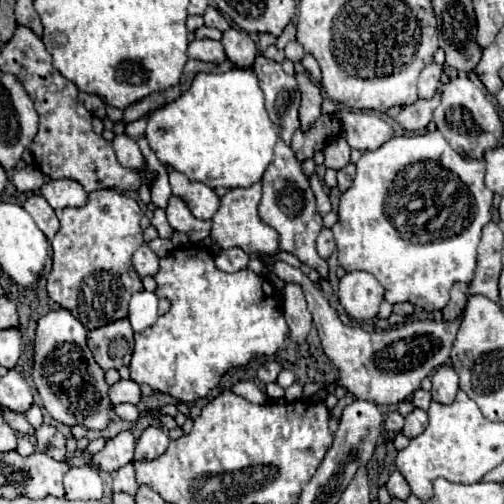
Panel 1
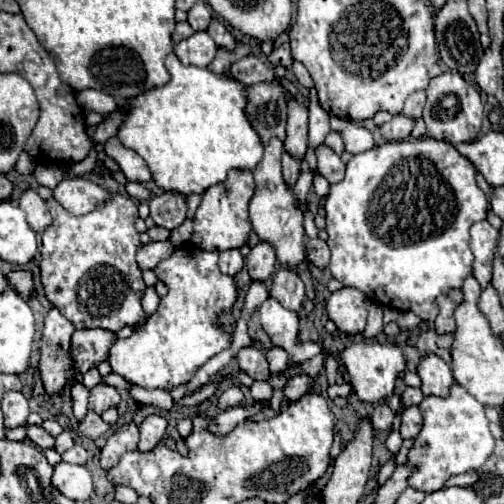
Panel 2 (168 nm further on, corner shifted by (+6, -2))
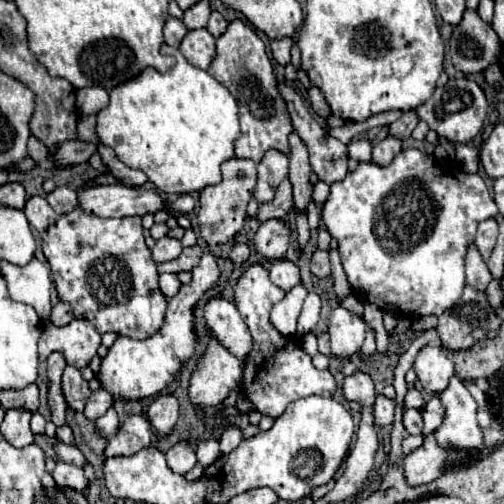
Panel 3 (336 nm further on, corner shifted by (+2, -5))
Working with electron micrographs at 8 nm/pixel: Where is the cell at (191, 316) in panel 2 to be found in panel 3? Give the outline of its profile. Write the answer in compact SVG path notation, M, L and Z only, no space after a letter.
M204 253L198 267L192 269L192 283L182 285L180 291L170 299L164 325L160 331L144 341L134 341L130 337L118 337L114 345L108 349L106 357L102 357L100 371L96 373L96 379L100 385L112 393L116 399L128 399L138 401L144 397L158 395L168 383L172 383L174 375L182 369L182 365L194 355L196 335L192 325L192 309L198 303L198 299L216 285L218 281L218 259L212 253Z

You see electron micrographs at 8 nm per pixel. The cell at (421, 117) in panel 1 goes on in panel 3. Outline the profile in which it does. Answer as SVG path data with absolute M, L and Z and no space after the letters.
M386 137L382 139L374 149L372 149L372 163L386 167L392 163L392 159L400 153L402 149L402 141L394 139L394 137Z

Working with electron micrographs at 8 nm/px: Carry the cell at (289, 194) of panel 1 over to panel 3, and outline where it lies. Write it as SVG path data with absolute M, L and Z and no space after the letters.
M268 151L258 165L258 183L254 187L254 197L258 203L270 201L276 187L288 175L288 157L280 151Z

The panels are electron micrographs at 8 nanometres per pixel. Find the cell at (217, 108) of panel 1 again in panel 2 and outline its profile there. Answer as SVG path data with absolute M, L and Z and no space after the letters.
M176 54L168 56L166 68L172 76L168 84L122 102L124 106L132 106L132 114L128 114L124 128L120 126L118 130L118 138L124 142L124 146L132 148L146 160L154 182L164 190L190 196L194 192L202 194L210 186L224 182L230 170L254 170L262 162L264 144L246 118L244 108L248 104L248 94L244 84L228 76L218 76L208 68L184 66Z

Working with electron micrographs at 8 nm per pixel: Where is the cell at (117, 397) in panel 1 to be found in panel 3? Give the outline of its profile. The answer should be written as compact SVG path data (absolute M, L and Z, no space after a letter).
M104 389L92 391L90 397L88 397L88 401L86 401L86 407L84 407L86 419L94 421L94 419L102 417L112 407L112 403L114 403L114 397L108 391L104 391Z

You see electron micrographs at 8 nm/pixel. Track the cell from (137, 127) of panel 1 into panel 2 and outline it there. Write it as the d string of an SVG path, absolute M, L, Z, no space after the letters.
M116 136L106 142L104 150L110 158L114 158L120 164L128 182L148 182L148 180L152 180L152 174L150 174L146 162L144 162L144 158L140 158L134 150L126 148Z

